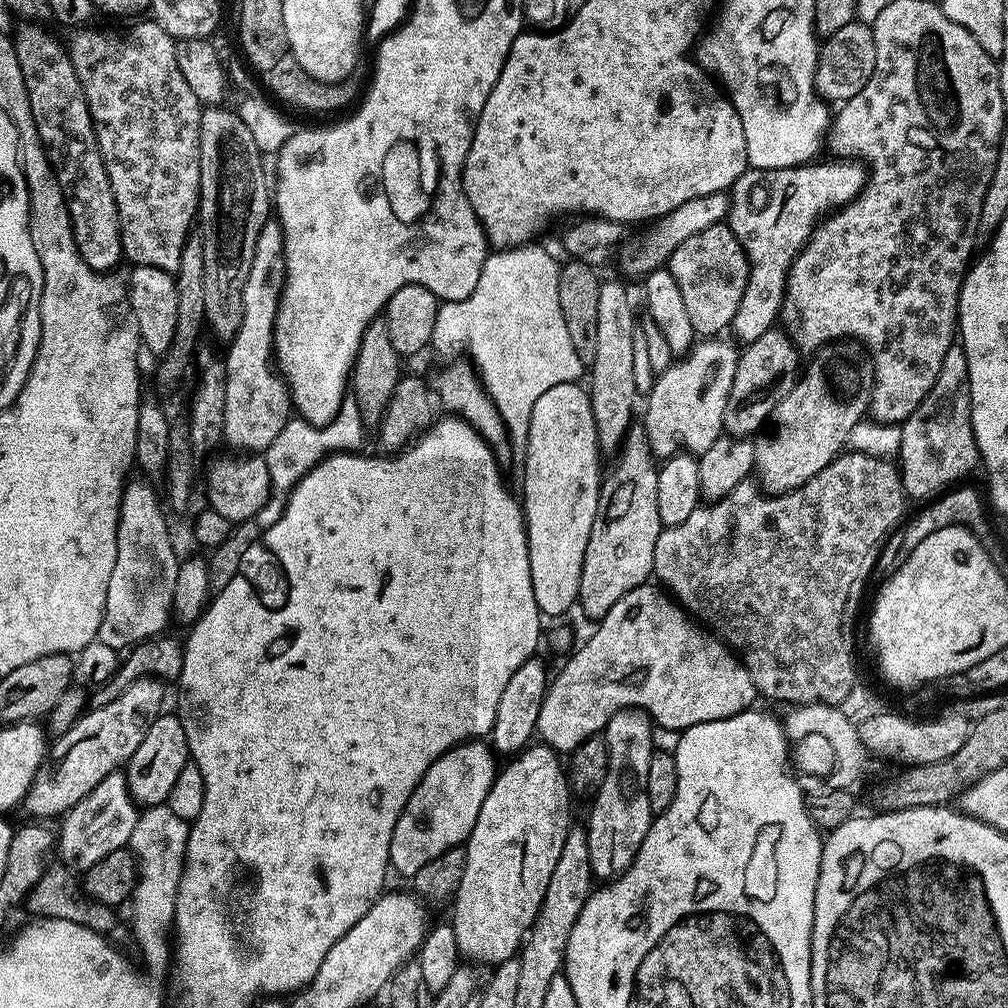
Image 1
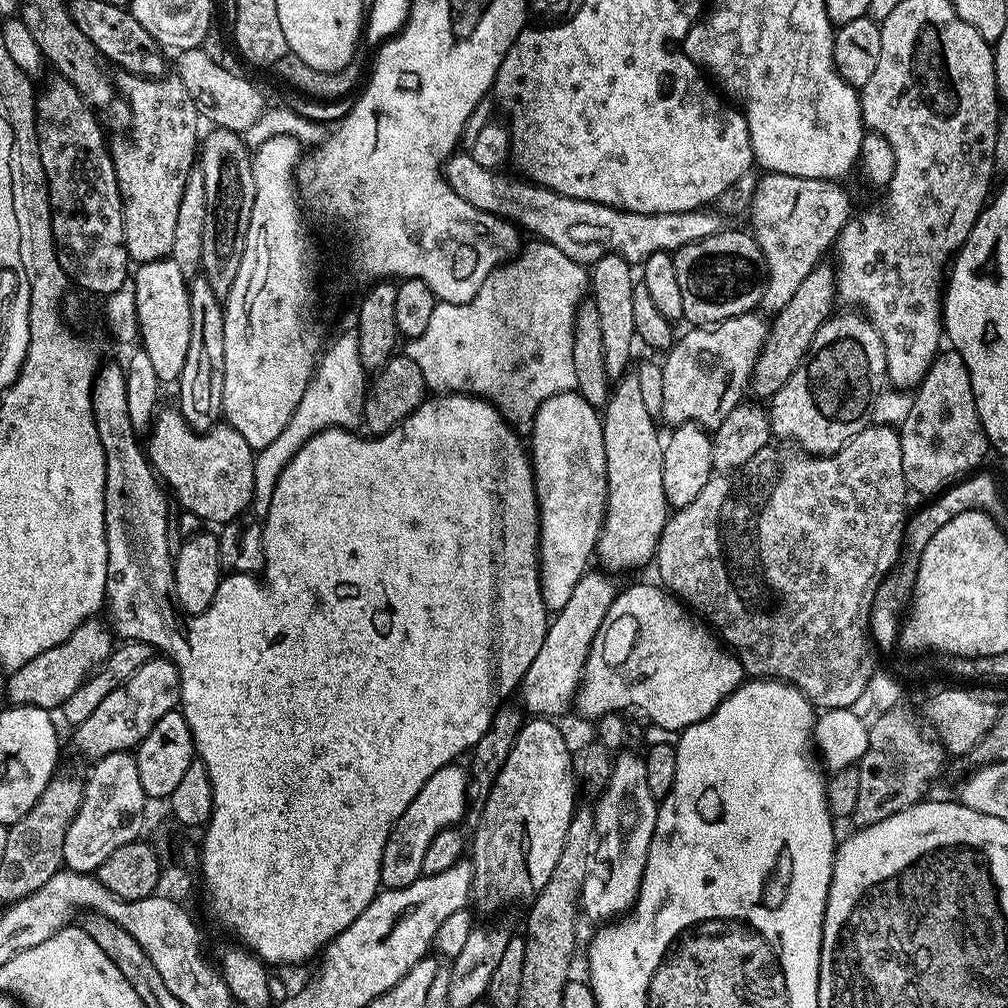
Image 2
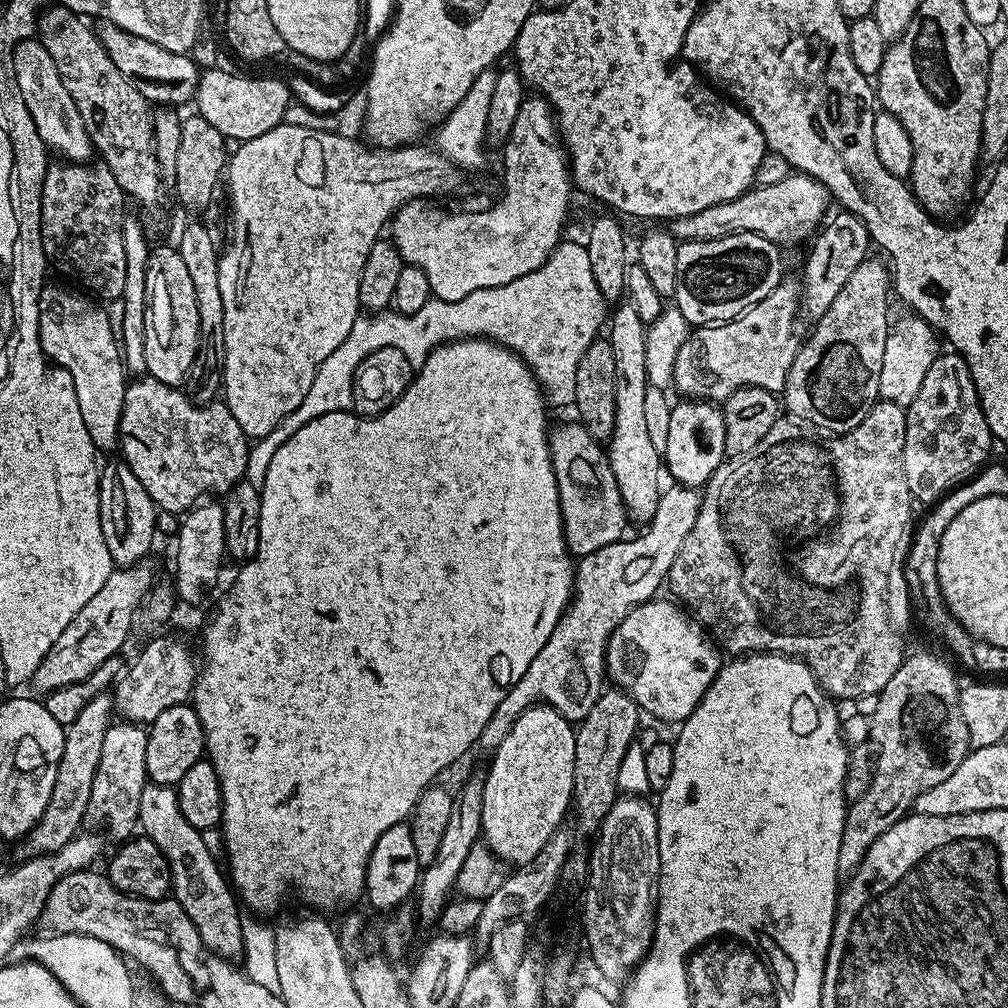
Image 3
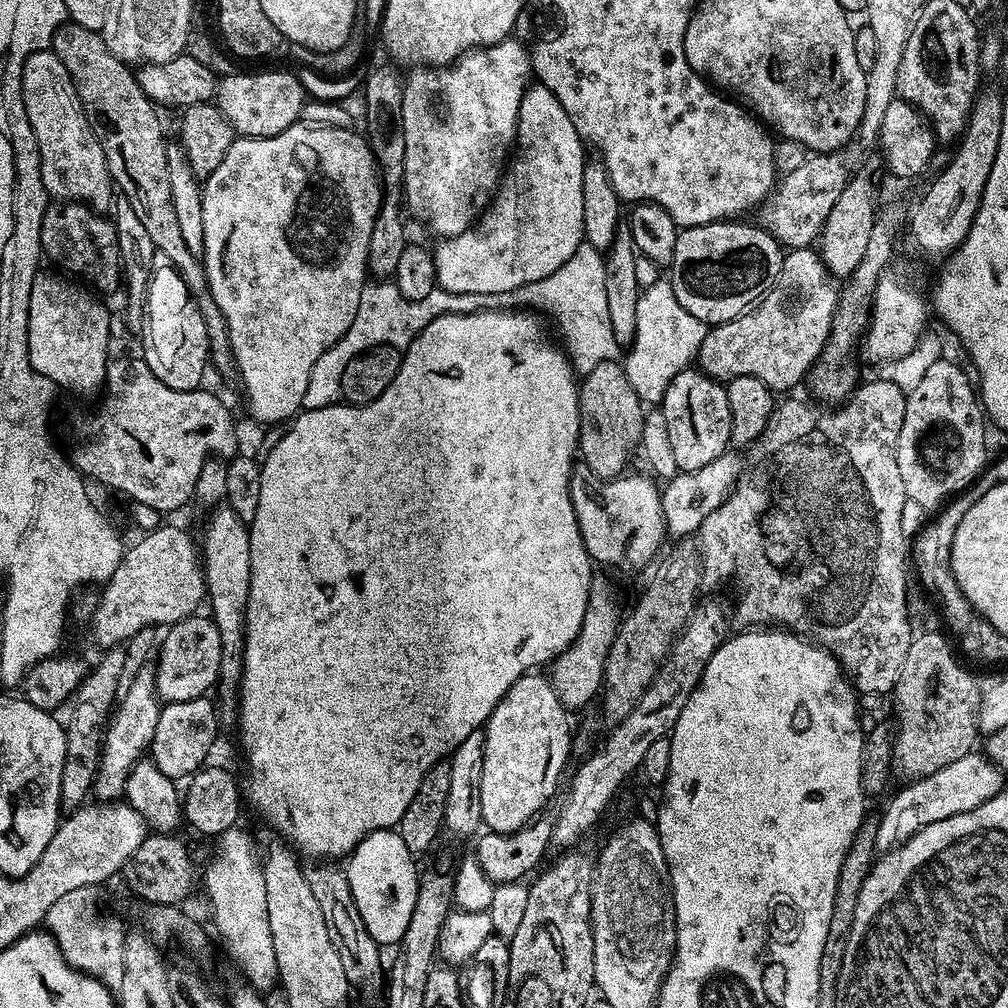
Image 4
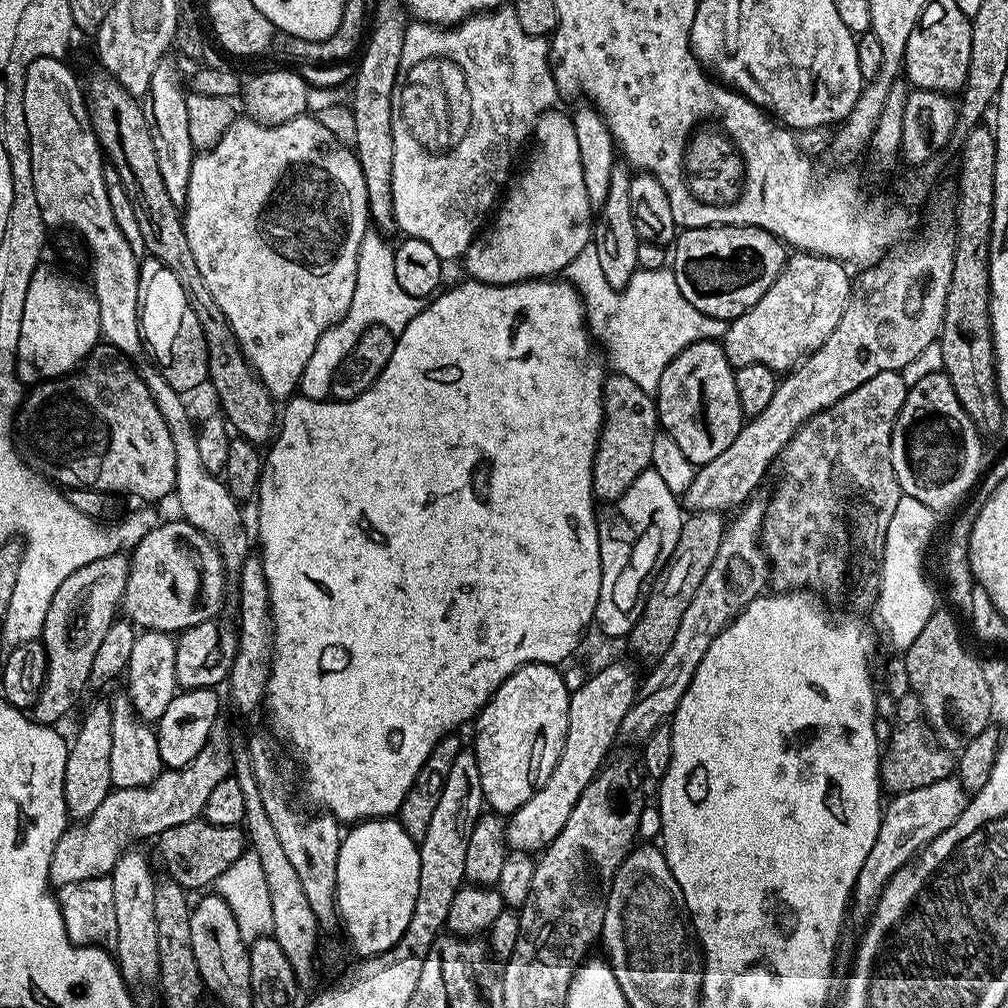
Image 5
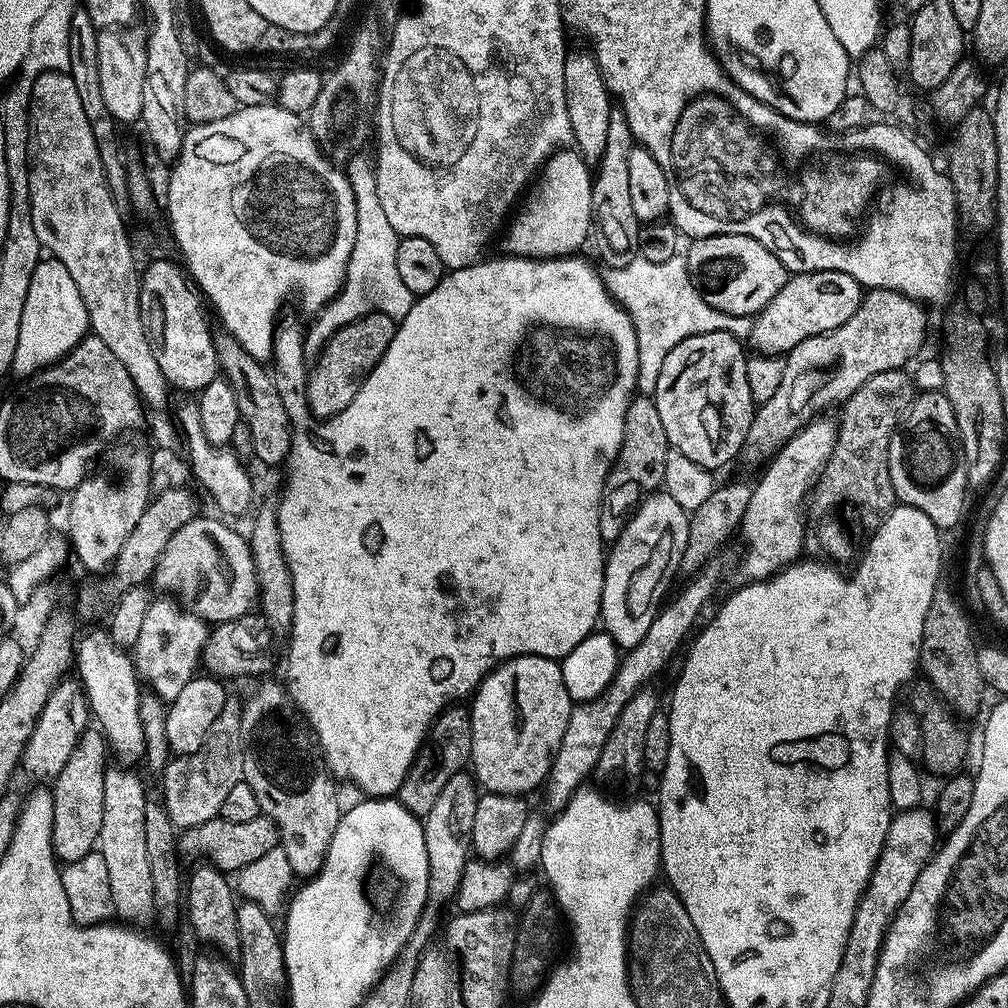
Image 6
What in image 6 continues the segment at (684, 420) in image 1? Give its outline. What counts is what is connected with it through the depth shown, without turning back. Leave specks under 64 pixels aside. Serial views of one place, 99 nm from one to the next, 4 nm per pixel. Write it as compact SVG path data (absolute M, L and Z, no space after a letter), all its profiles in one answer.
M818 270L789 275L782 290L778 290L768 305L756 313L750 344L760 354L786 354L798 346L798 342L806 342L806 338L838 330L838 326L842 326L842 322L858 310L861 299L862 286L850 274L842 274L838 270Z

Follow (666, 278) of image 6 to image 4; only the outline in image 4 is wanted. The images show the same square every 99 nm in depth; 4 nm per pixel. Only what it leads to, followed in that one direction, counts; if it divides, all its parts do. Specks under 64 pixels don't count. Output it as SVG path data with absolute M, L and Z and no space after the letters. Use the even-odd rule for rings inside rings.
M587 242L580 244L575 254L562 266L558 266L554 274L517 288L514 296L510 292L504 292L501 296L451 294L450 308L454 312L479 312L486 308L511 305L508 303L512 299L520 303L517 305L540 314L552 312L552 320L560 331L562 347L577 373L583 374L594 370L594 366L598 366L598 362L603 360L617 359L618 345L614 338L614 330L610 330L610 310L606 310L606 278L601 249ZM661 278L654 286L643 289L638 302L638 326L636 336L627 349L628 357L622 360L624 373L630 378L630 386L645 405L663 405L664 395L682 369L689 367L699 357L700 347L706 338L709 325L703 324L674 294L671 283Z

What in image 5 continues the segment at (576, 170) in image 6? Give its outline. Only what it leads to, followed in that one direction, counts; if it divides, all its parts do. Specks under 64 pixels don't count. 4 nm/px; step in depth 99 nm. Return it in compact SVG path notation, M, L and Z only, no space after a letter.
M568 114L555 116L551 117L552 132L544 136L544 148L538 149L533 154L528 169L511 181L490 223L464 253L462 265L464 264L471 279L482 284L520 284L524 280L552 278L563 273L566 265L574 262L578 254L582 254L582 246L586 246L593 239L594 209L590 198L586 198L586 185L582 179L582 162L578 155L578 141L574 135L572 117Z

